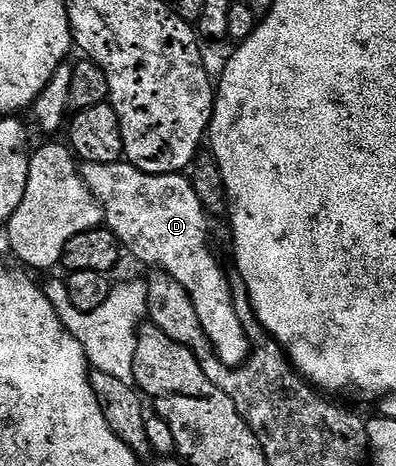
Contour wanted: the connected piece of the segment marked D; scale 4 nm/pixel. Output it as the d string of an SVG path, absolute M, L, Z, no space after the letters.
M121 162L118 164L86 164L81 163L79 165L80 177L86 182L86 186L90 190L90 194L94 194L94 198L102 206L104 211L104 224L114 233L117 238L120 239L120 247L125 253L128 252L136 260L141 260L144 264L149 264L147 267L152 270L159 270L170 274L174 278L174 282L178 282L178 286L182 286L182 290L186 292L190 298L190 302L194 304L194 314L198 316L198 322L202 326L204 331L204 337L210 342L210 346L216 351L216 356L224 363L228 368L239 368L244 363L246 357L248 357L248 339L246 334L242 330L242 326L238 322L238 314L236 313L236 300L234 295L232 296L232 290L228 286L228 280L224 277L224 268L216 261L216 256L212 253L212 244L208 241L208 223L210 223L210 217L205 212L202 202L198 202L198 194L194 194L194 186L191 179L187 175L177 174L171 172L170 174L150 174L149 172L143 172L138 170L132 164L127 162Z

